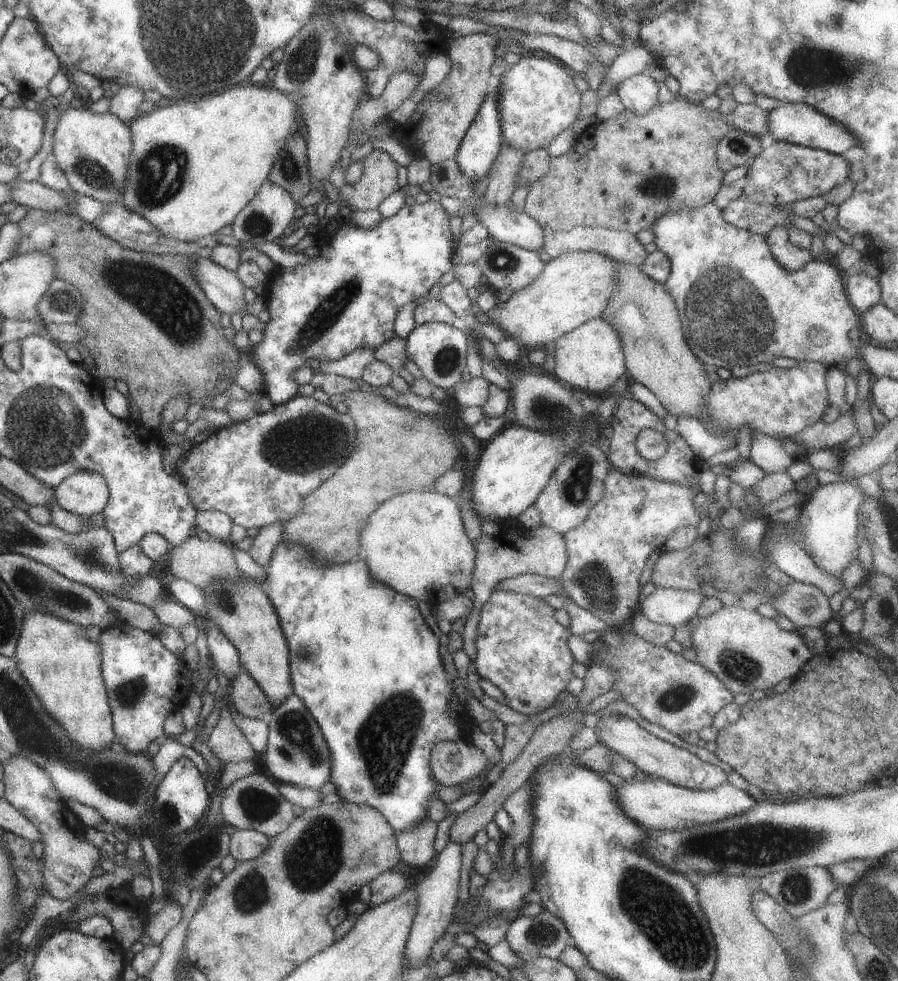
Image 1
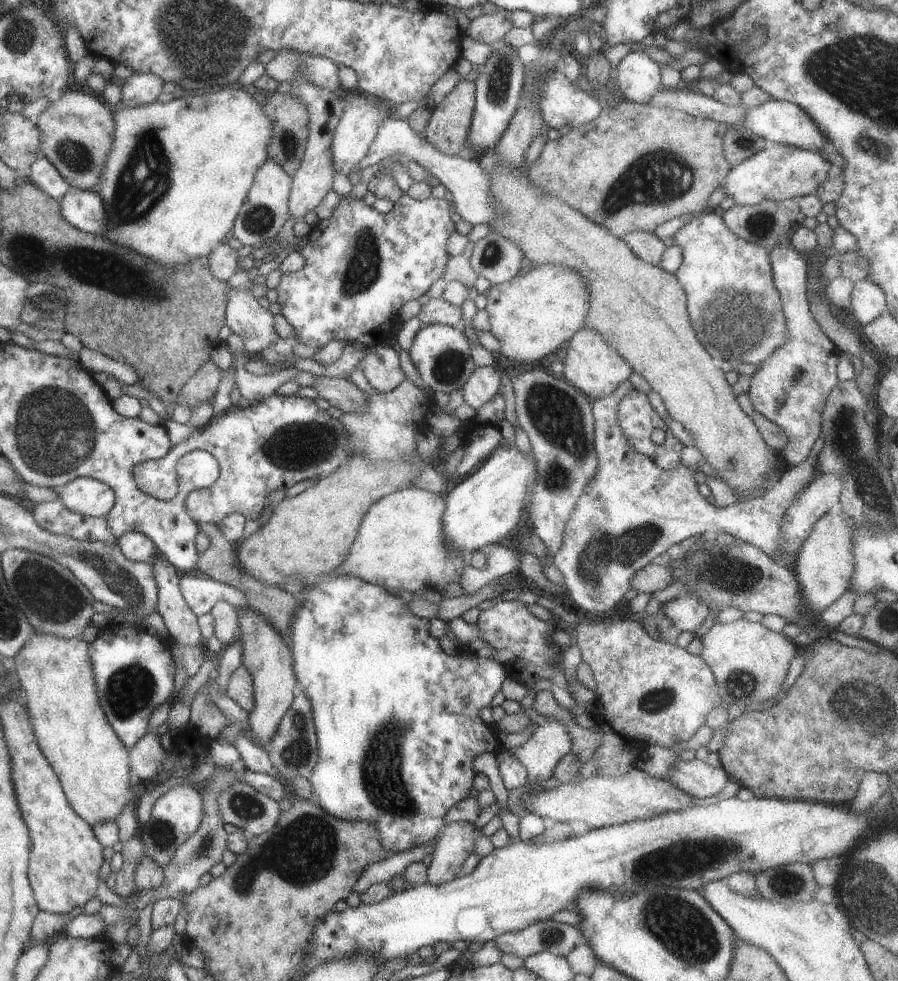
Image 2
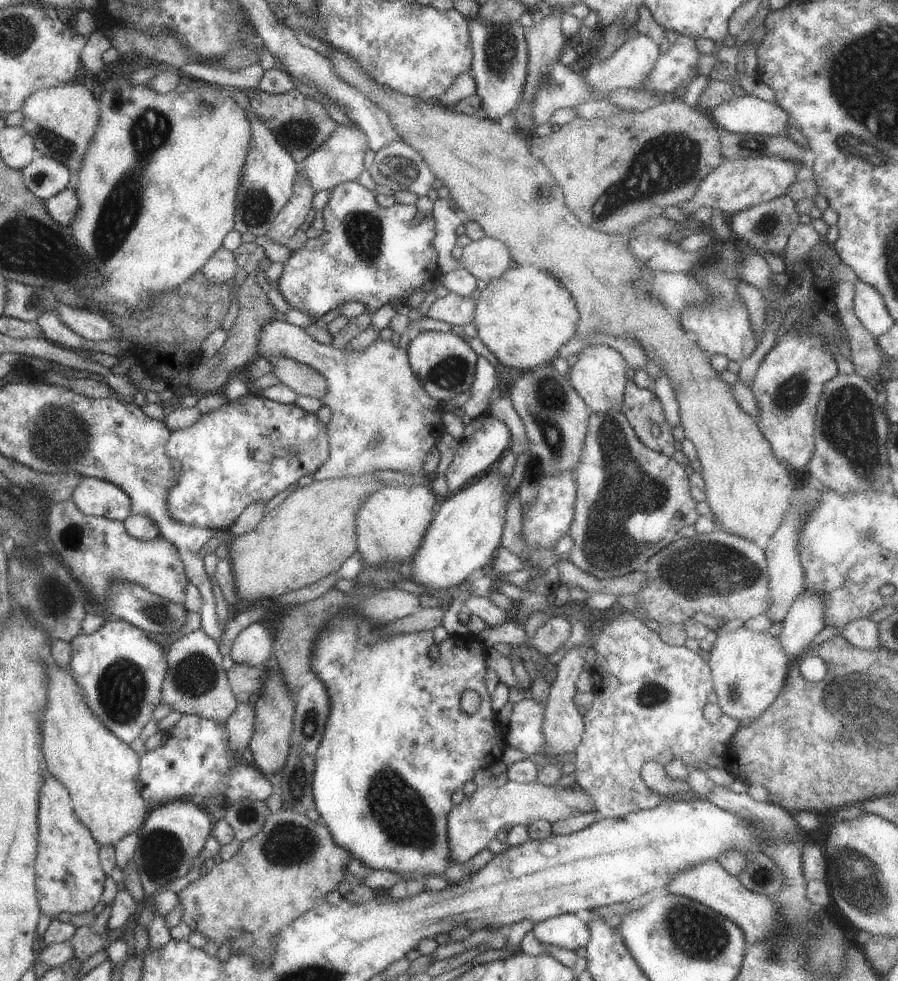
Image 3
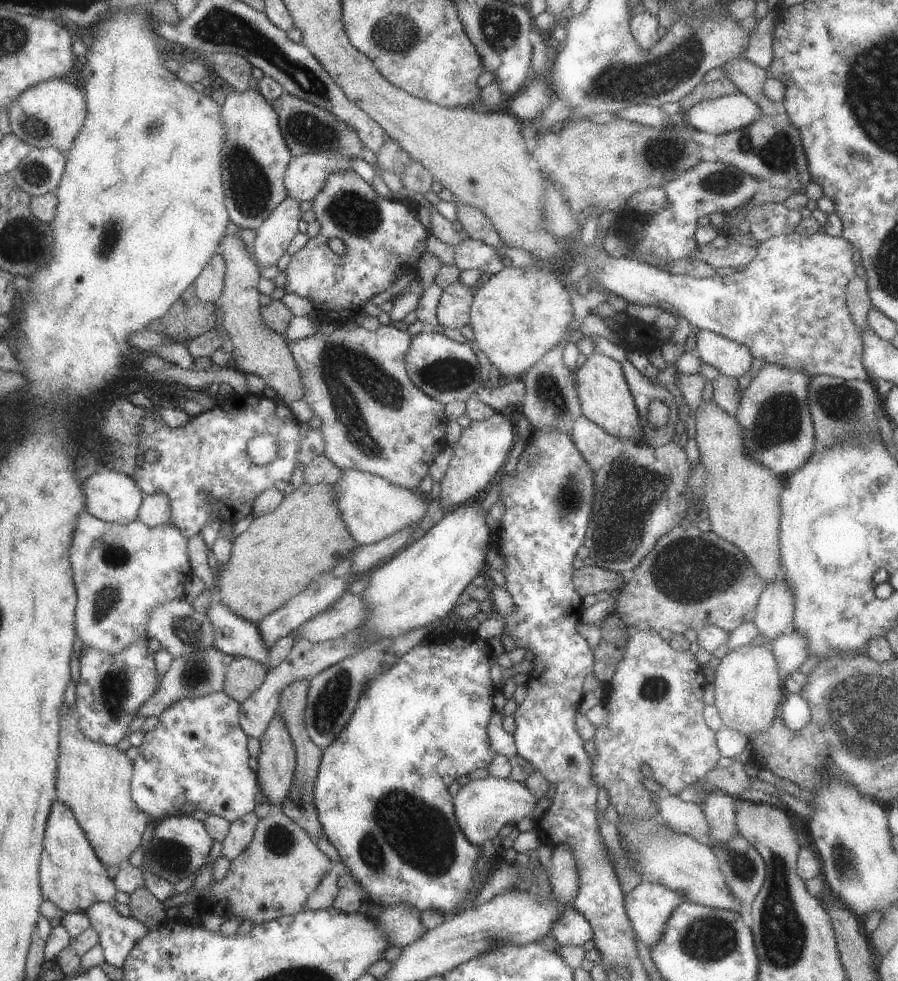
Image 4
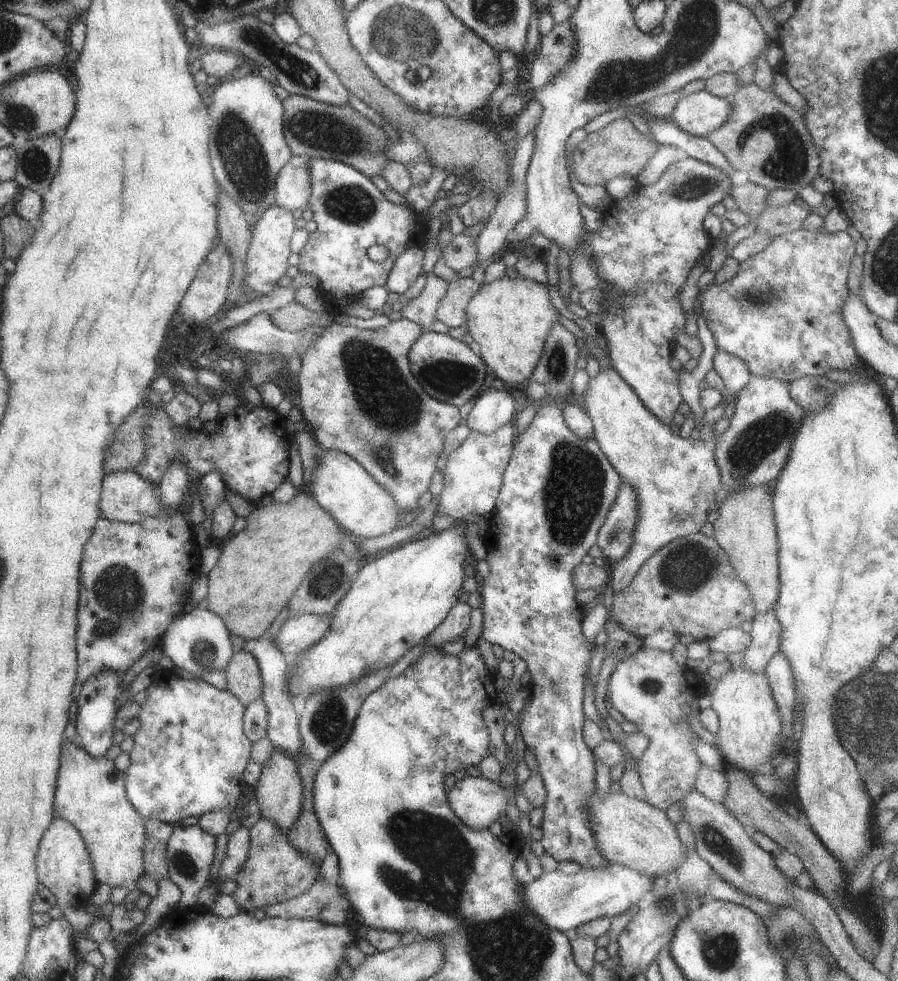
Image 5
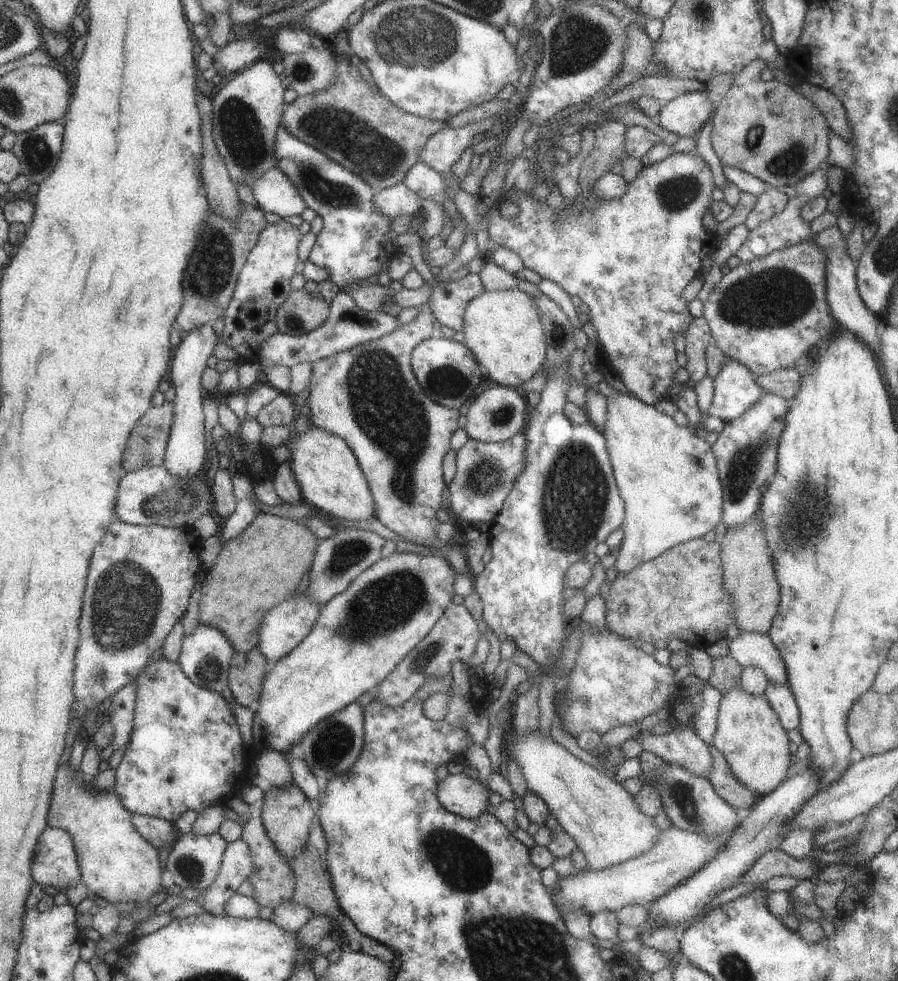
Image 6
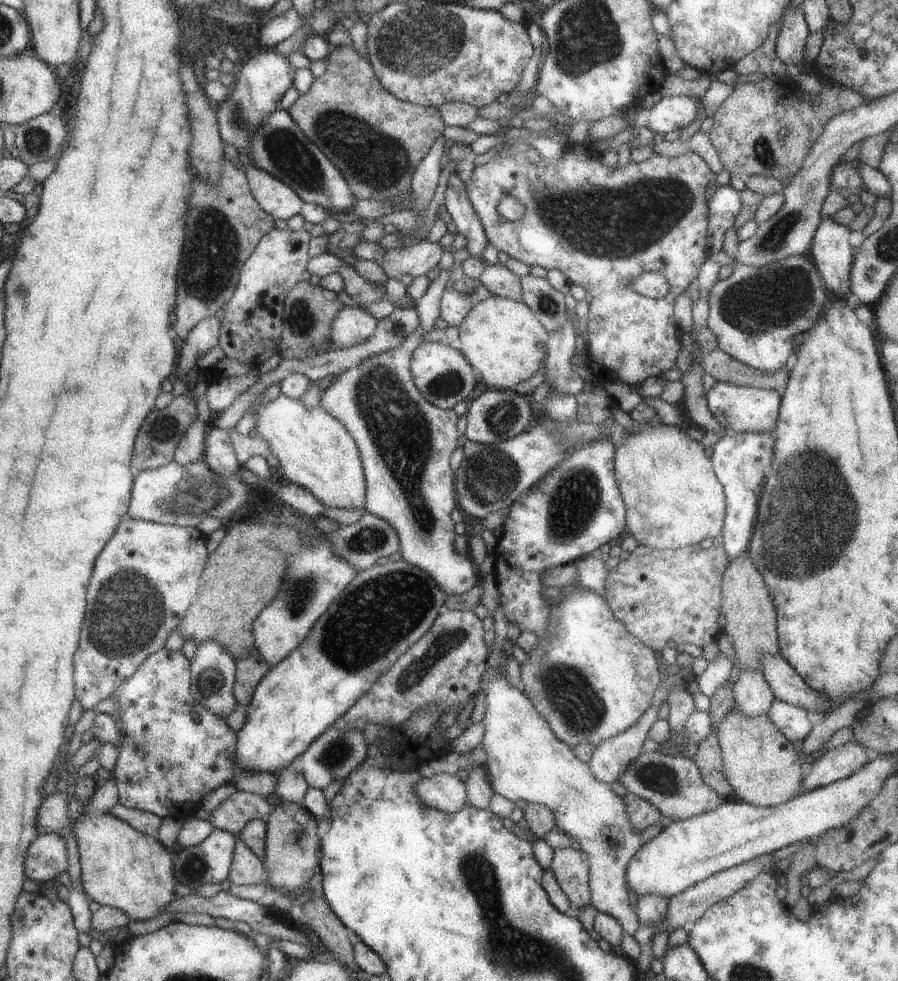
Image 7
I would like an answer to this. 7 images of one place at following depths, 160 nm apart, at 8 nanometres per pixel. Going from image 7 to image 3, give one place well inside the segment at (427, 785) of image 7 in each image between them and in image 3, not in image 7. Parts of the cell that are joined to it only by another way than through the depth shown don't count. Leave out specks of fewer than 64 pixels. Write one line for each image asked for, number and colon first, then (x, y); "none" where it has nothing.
3: (470, 825)
4: (482, 807)
5: (477, 802)
6: (465, 797)

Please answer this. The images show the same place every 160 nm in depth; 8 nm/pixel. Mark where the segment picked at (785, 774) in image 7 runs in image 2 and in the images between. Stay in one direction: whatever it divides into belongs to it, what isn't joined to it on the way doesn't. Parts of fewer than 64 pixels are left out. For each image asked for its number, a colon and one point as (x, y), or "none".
2: (749, 663)
3: (748, 668)
4: (747, 690)
5: (748, 720)
6: (748, 734)

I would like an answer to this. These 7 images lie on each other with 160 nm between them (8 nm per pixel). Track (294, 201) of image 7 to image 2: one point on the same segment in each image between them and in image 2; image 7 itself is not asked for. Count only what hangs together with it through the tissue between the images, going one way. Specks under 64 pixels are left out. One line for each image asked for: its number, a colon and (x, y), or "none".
2: (358, 123)
3: (339, 158)
4: (305, 174)
5: (291, 187)
6: (273, 191)

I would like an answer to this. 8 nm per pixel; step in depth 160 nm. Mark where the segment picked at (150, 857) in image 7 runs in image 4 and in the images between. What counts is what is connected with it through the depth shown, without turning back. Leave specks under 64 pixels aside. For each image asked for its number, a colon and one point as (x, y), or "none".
4: (92, 779)
5: (89, 793)
6: (115, 863)

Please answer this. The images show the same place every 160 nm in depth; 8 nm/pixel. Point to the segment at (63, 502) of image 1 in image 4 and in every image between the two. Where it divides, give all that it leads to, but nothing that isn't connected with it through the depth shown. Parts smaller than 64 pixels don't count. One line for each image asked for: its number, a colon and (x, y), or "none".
2: (90, 497)
3: (91, 496)
4: (110, 496)

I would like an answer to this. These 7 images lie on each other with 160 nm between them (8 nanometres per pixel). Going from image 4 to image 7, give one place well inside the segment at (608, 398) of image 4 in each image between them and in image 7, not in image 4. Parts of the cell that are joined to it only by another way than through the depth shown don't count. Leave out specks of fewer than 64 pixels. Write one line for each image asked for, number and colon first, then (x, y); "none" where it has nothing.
5: (676, 480)
6: (666, 477)
7: (672, 499)

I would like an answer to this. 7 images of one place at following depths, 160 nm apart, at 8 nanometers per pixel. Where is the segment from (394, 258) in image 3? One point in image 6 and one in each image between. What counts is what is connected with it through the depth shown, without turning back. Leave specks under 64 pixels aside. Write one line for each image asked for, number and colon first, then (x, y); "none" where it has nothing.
4: (382, 238)
5: (350, 214)
6: (350, 246)

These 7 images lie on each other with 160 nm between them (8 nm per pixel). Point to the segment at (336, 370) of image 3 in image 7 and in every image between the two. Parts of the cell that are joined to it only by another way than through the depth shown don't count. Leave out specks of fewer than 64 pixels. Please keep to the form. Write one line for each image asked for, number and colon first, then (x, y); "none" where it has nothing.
4: (373, 418)
5: (354, 389)
6: (367, 394)
7: (404, 443)

